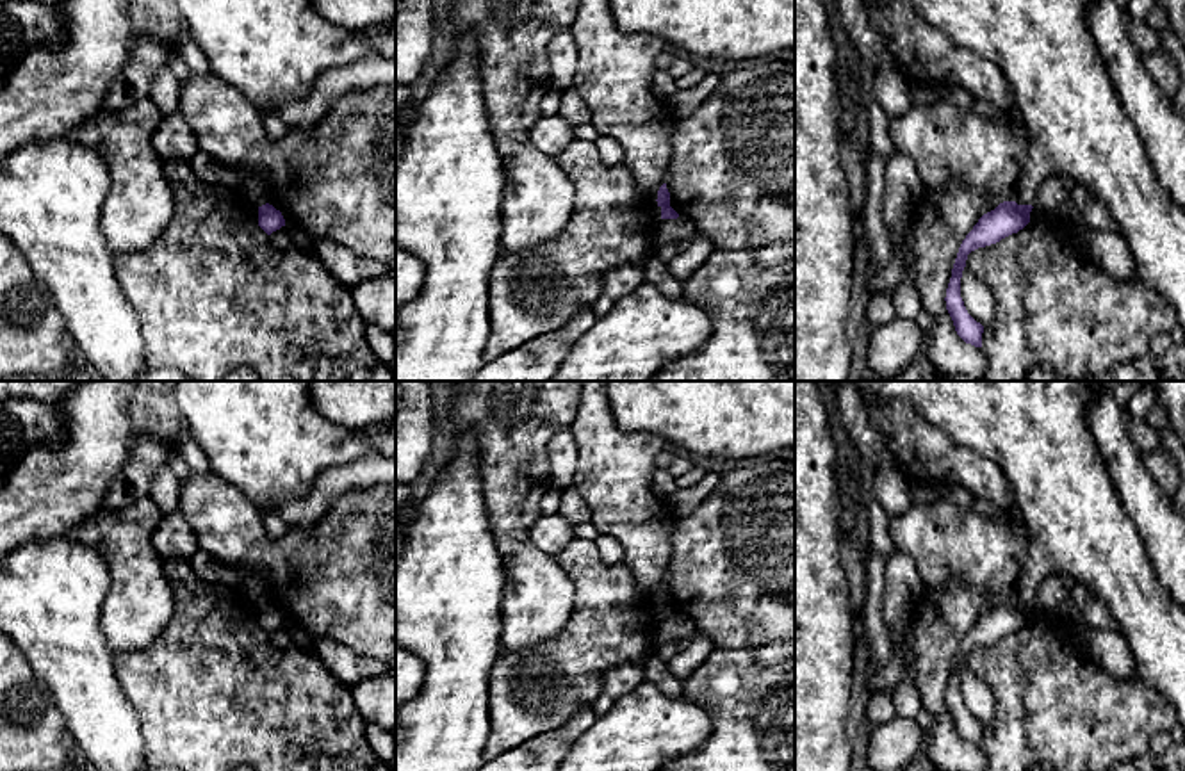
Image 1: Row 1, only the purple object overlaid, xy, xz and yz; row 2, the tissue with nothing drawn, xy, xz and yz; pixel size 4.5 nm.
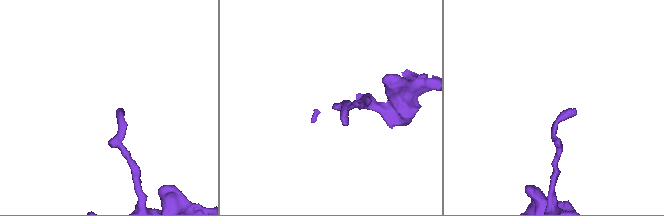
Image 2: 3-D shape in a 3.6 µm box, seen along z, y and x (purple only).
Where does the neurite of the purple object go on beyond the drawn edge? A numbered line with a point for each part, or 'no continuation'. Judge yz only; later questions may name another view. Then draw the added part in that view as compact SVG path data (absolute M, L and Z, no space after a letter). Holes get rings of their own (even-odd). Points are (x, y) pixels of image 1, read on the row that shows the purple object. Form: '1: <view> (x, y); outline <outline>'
no continuation

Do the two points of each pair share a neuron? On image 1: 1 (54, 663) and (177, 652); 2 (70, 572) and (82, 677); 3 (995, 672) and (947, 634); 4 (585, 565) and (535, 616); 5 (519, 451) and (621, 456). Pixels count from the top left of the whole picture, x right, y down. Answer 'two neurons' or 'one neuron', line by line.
1: two neurons
2: one neuron
3: two neurons
4: two neurons
5: two neurons

